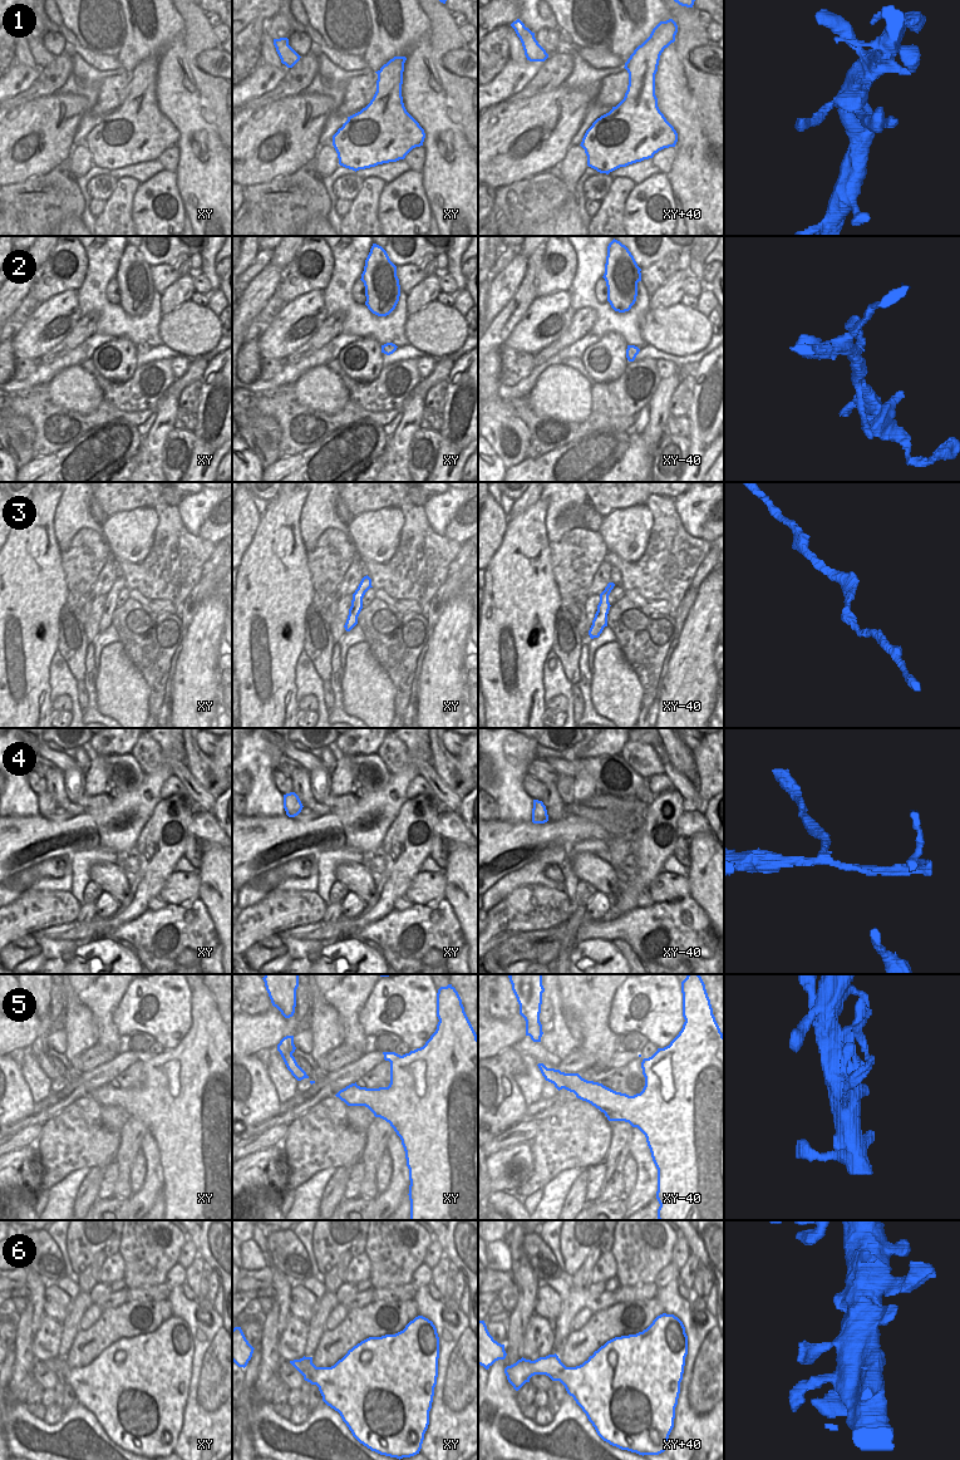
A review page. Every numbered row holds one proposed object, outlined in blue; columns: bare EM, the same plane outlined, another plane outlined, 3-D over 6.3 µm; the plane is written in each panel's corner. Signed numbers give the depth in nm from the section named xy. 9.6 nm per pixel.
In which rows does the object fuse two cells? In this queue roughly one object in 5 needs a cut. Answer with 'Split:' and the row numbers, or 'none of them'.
Split: 4.

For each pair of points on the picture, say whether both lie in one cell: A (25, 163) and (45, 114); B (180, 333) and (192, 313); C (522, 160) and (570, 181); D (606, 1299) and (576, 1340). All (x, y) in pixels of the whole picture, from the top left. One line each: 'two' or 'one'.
A: one
B: one
C: two
D: two

